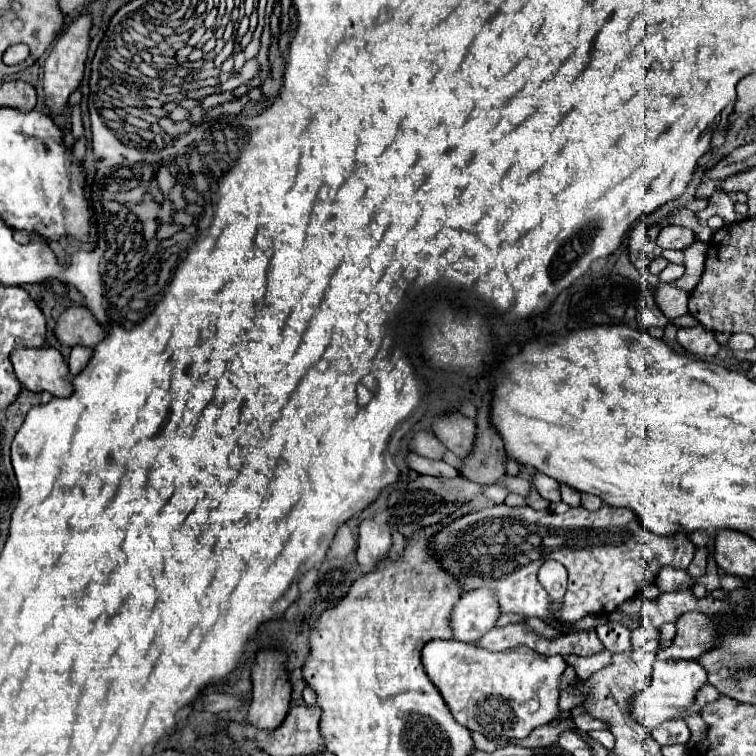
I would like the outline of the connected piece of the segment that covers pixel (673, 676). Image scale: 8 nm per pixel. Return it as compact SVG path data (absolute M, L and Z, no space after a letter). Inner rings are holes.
M655 660L653 672L651 672L651 682L645 690L641 690L637 696L631 698L629 712L651 731L671 718L685 718L685 722L691 728L689 746L695 746L697 742L701 742L705 738L705 724L697 712L685 714L685 710L695 702L695 694L705 682L707 682L707 672L695 660L665 660L665 662Z

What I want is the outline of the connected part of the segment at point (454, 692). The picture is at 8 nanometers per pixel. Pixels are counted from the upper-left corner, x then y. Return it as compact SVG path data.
M433 640L427 642L421 654L423 666L427 676L433 680L433 684L439 688L441 696L445 698L445 704L449 706L453 718L465 726L471 732L481 732L489 740L505 742L509 738L525 738L529 736L537 726L549 724L553 718L559 716L559 678L567 668L567 662L561 656L543 656L535 650L529 650L527 646L517 646L501 652L489 652L475 642L457 642L449 640L449 646L445 646L445 640Z

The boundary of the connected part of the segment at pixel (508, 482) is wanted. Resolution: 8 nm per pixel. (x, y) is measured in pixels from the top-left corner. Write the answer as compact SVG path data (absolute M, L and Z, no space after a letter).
M505 476L497 484L505 486L509 492L517 492L521 496L527 496L529 494L529 482L525 478L521 478L521 476Z

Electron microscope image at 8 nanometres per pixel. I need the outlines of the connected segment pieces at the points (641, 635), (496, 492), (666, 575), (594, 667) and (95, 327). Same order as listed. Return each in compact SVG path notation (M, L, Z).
M641 626L633 630L633 640L631 640L631 650L641 648L649 640L659 640L659 630L655 626Z
M497 484L487 486L487 488L485 488L485 492L483 492L483 496L485 496L491 504L501 504L501 502L505 500L505 496L507 496L507 494L509 494L509 492L507 492L505 488L497 486Z
M663 568L655 580L655 586L661 592L689 590L689 588L693 588L693 584L695 584L695 578L691 578L685 570L673 570L673 568Z
M601 650L597 654L585 656L585 658L571 654L571 656L567 656L567 662L569 662L569 666L573 666L577 670L579 680L583 680L583 678L589 678L593 672L597 672L601 666L607 666L611 662L611 654L609 654L609 650Z
M71 306L67 308L55 328L53 328L53 334L57 336L57 340L63 344L63 346L87 346L87 348L95 348L103 338L103 330L101 326L97 324L97 320L93 318L93 314L83 308L83 306Z

